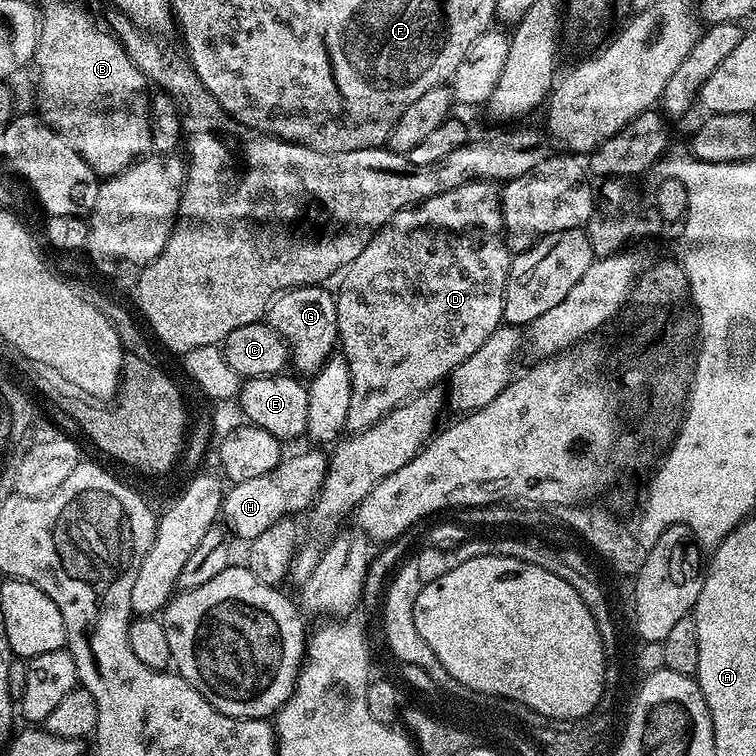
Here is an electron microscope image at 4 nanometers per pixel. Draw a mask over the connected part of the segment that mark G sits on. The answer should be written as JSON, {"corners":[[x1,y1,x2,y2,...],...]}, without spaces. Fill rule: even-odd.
{"corners":[[307,284,305,288,286,288,283,292,280,293,280,295,275,296,272,300,272,303,268,306,268,311,266,313,266,322,270,325,270,327,273,328,273,330,275,330,275,332,280,333,281,338,288,341,288,346,290,349,290,364,293,369,295,367,297,368,297,370,295,369,297,373,308,372,307,374,315,374,337,351,340,335,338,334,338,314,336,313,336,298,331,291,328,293,326,289,327,287,317,286,315,284]]}

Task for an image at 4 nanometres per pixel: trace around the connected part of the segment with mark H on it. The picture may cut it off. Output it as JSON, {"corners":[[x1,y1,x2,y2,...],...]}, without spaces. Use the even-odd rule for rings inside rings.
{"corners":[[300,452,297,456,288,454,269,473,233,483,224,494,223,523,235,539,237,536,241,542,247,542,258,538,258,534,262,534,266,526,272,526,274,522,295,517,295,512,307,513,322,490,328,474,328,462,329,457,325,453,324,456,320,452]]}

